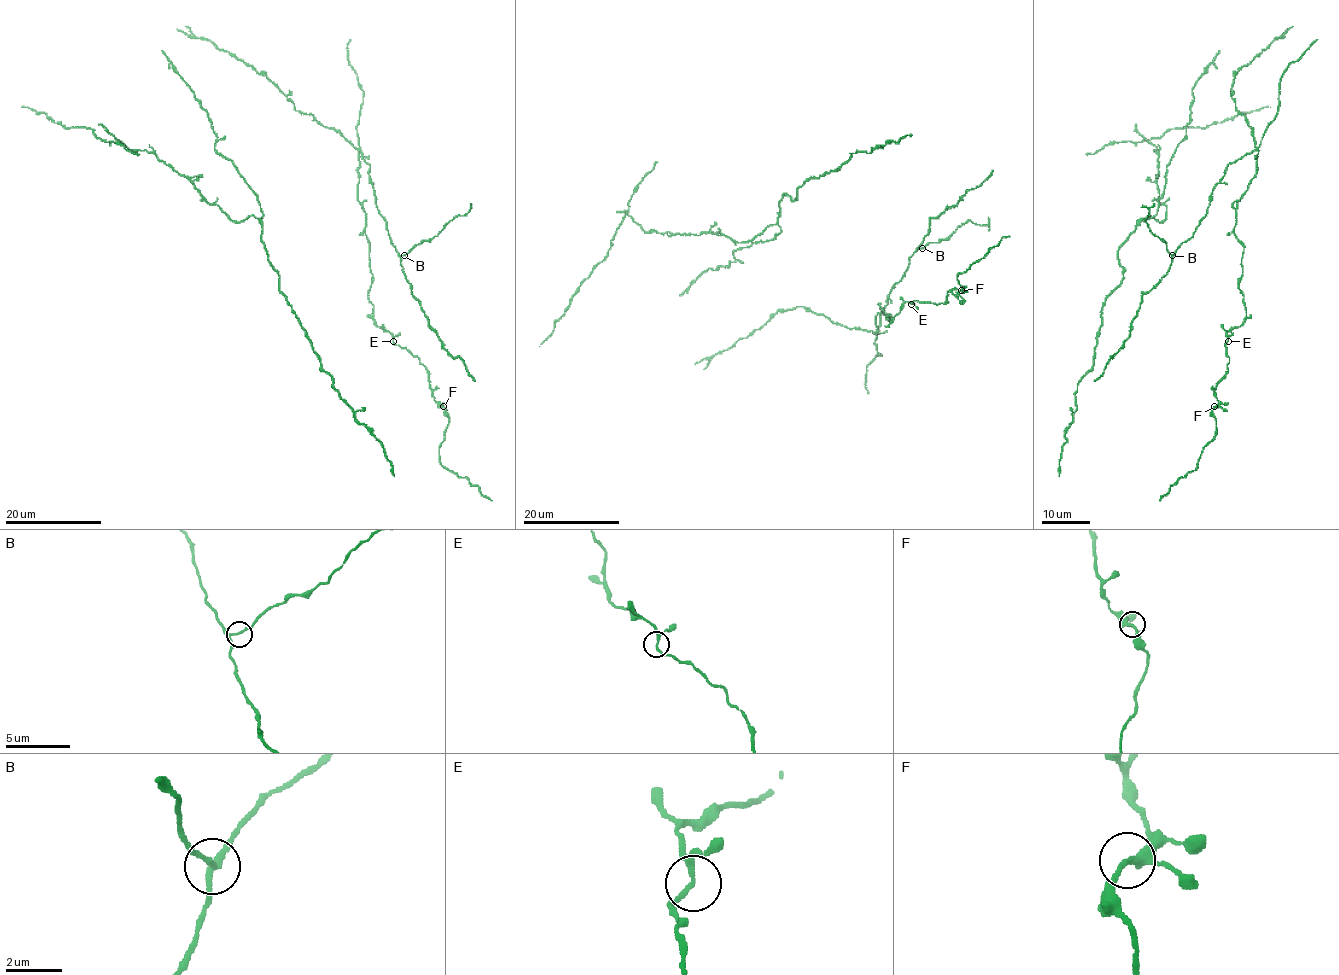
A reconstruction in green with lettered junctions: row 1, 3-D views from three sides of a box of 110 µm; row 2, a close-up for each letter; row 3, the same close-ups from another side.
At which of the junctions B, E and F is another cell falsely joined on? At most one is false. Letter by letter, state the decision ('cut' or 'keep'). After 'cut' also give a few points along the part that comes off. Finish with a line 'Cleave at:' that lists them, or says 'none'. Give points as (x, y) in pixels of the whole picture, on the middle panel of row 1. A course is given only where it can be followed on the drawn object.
B: keep
E: keep
F: keep
Cleave at: none

